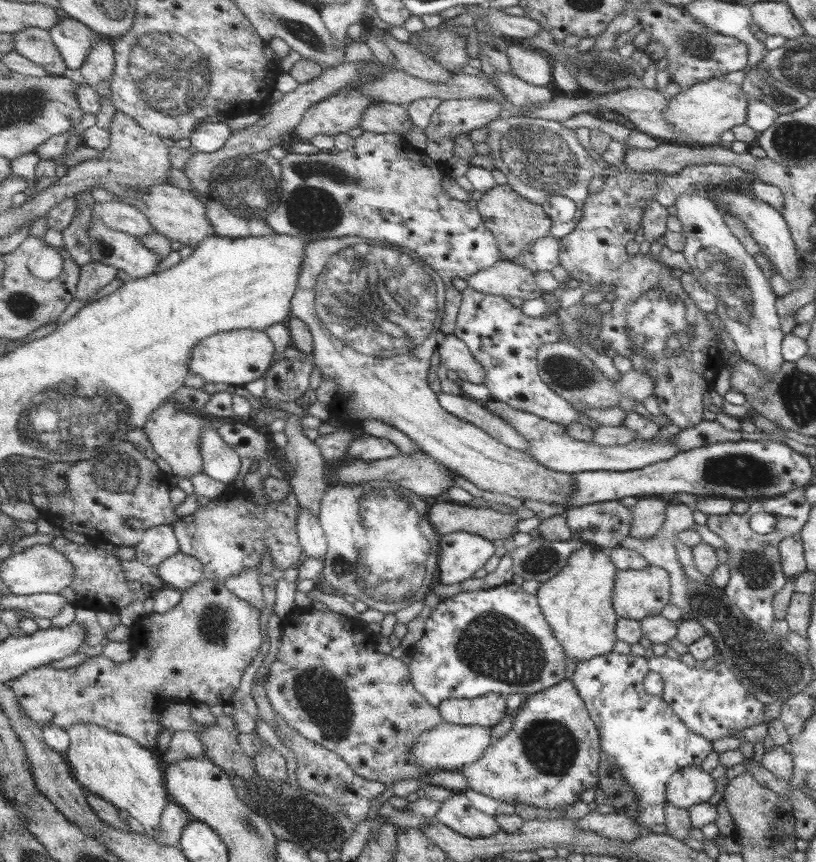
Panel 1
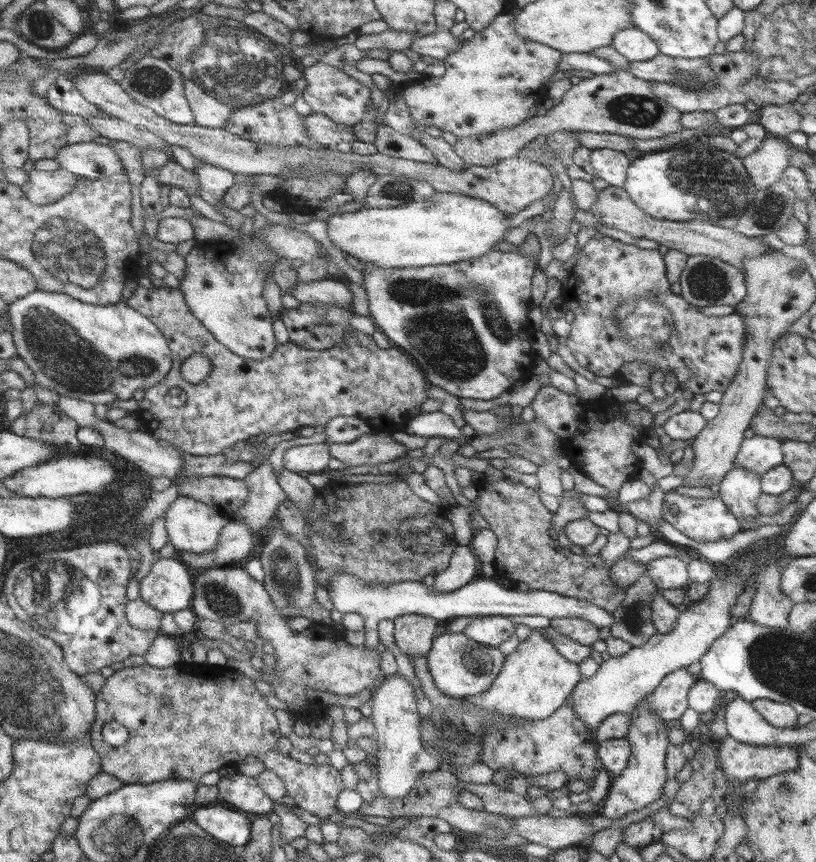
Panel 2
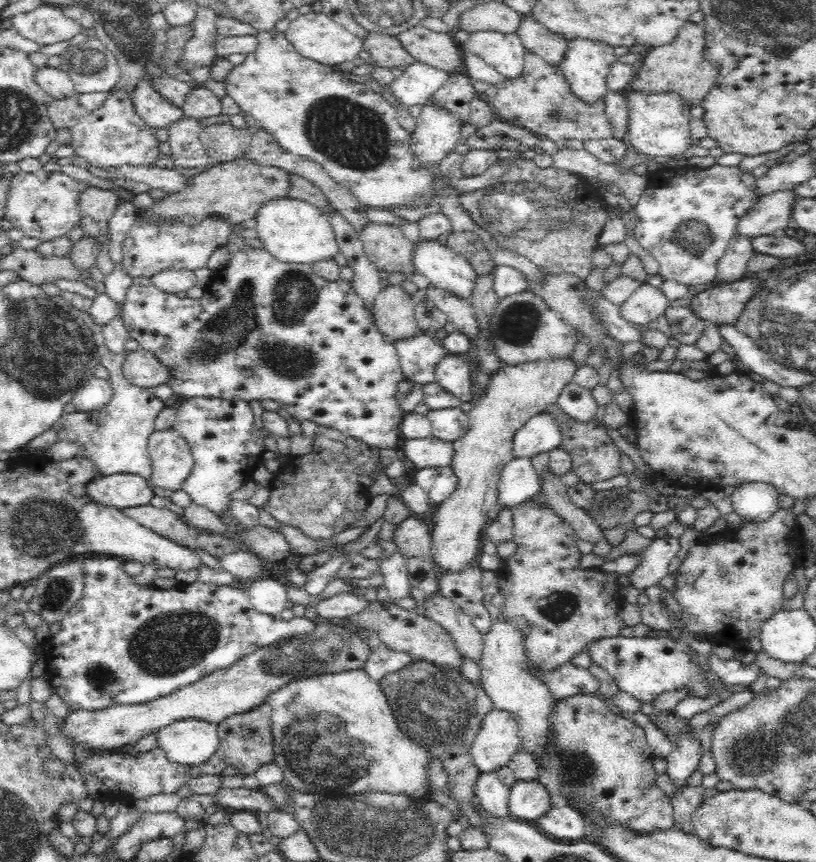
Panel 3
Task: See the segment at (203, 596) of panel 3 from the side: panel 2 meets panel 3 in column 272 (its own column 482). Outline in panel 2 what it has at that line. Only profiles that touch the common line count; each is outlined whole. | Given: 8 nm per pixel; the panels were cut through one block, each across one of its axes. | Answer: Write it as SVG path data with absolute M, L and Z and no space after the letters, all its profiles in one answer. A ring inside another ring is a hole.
M474 616L464 633L490 647L499 647L515 632L515 624L503 616Z

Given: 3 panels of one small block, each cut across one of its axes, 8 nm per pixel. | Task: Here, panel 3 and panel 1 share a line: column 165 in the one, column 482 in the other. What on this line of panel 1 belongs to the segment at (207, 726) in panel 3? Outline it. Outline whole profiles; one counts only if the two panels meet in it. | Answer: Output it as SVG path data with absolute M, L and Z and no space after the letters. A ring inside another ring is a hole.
M444 721L441 725L424 733L412 745L413 762L416 766L424 766L426 770L460 771L464 765L471 765L480 760L493 743L491 728L477 725L459 726Z

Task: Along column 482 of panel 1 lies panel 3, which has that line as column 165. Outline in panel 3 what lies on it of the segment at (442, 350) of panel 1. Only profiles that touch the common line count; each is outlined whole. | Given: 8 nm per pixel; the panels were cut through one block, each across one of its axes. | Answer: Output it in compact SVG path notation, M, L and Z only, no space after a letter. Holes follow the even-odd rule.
M139 347L136 351L127 351L123 362L123 374L128 382L146 390L171 379L171 372L149 350Z

